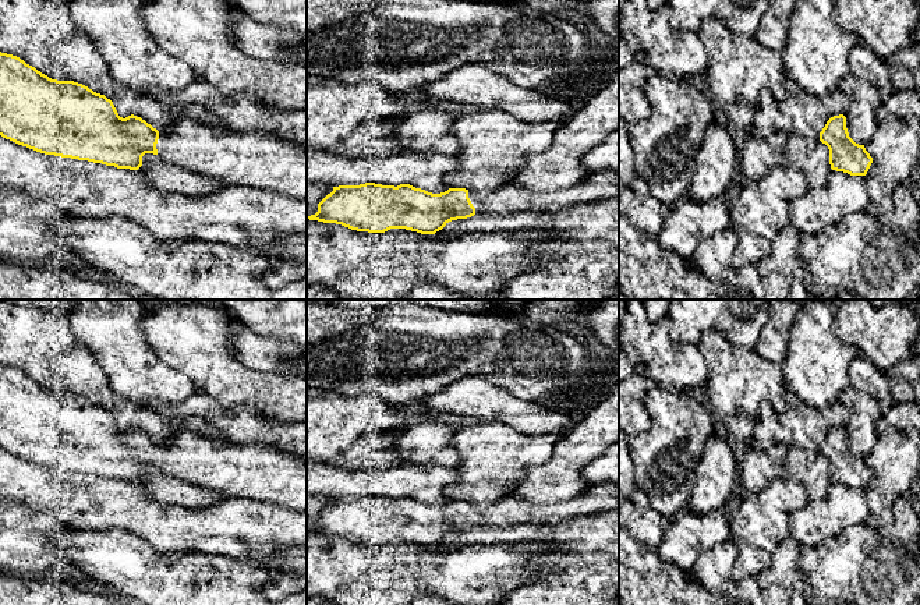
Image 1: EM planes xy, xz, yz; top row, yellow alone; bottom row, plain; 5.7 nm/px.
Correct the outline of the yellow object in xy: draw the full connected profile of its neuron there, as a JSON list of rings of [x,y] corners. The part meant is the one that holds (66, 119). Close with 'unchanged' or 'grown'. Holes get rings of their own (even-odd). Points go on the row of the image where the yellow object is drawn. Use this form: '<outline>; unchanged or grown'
[[[0,52],[0,135],[45,155],[71,158],[138,170],[145,153],[158,155],[164,163],[206,176],[224,185],[240,185],[294,199],[307,199],[307,146],[277,135],[258,131],[230,131],[191,118],[174,117],[164,132],[134,114],[123,118],[113,102],[74,81],[57,81],[38,71],[17,56]]]; grown

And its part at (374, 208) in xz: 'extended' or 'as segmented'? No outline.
extended

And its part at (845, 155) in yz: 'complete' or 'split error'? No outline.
complete

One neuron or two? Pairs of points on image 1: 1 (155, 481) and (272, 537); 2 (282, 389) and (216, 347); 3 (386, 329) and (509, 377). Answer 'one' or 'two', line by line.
1: two
2: one
3: one

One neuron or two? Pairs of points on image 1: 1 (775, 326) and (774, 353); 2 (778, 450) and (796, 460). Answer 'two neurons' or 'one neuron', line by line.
1: one neuron
2: two neurons

